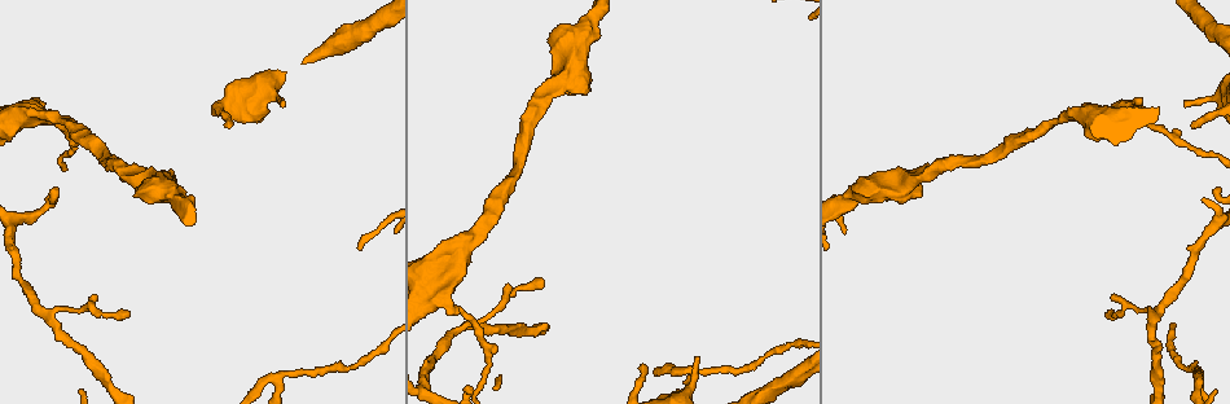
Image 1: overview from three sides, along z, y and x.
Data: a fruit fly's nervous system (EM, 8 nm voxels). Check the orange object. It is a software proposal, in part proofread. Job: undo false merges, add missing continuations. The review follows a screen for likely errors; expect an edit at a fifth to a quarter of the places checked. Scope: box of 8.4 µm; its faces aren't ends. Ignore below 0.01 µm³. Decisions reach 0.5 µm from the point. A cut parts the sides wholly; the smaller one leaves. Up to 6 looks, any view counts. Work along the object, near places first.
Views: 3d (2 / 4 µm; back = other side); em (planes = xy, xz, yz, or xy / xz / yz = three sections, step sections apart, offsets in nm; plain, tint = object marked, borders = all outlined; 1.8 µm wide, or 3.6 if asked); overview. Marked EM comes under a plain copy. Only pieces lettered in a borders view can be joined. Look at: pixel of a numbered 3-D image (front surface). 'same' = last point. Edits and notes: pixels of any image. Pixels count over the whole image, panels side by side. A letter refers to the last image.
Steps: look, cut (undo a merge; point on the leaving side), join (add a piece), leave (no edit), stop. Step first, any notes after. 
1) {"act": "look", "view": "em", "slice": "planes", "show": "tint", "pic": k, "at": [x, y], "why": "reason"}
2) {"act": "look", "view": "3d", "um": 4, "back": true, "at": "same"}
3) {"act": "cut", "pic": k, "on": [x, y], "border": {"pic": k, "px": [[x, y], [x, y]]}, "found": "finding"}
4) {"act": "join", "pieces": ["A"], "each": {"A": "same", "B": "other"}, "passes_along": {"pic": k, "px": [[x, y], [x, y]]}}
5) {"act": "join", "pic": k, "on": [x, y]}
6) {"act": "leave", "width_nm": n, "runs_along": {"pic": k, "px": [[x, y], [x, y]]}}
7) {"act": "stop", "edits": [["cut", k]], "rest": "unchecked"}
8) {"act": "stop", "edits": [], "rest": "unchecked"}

{"act": "look", "view": "3d", "um": 4, "pic": 1, "at": [475, 228], "why": "calibre changes"}

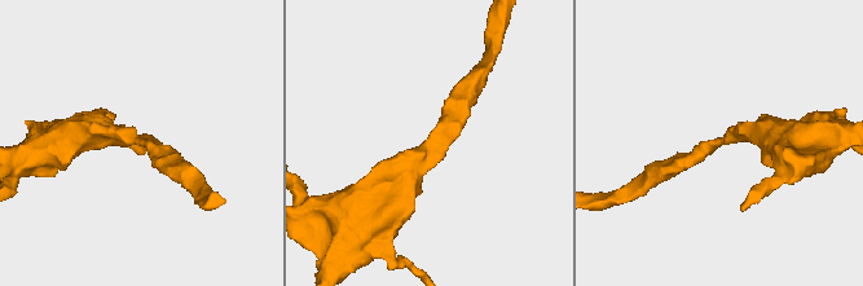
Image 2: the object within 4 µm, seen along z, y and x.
{"act": "look", "view": "em", "slice": "planes", "show": "tint", "pic": 2, "at": [426, 143], "arm_widths_nm": [240, 280]}

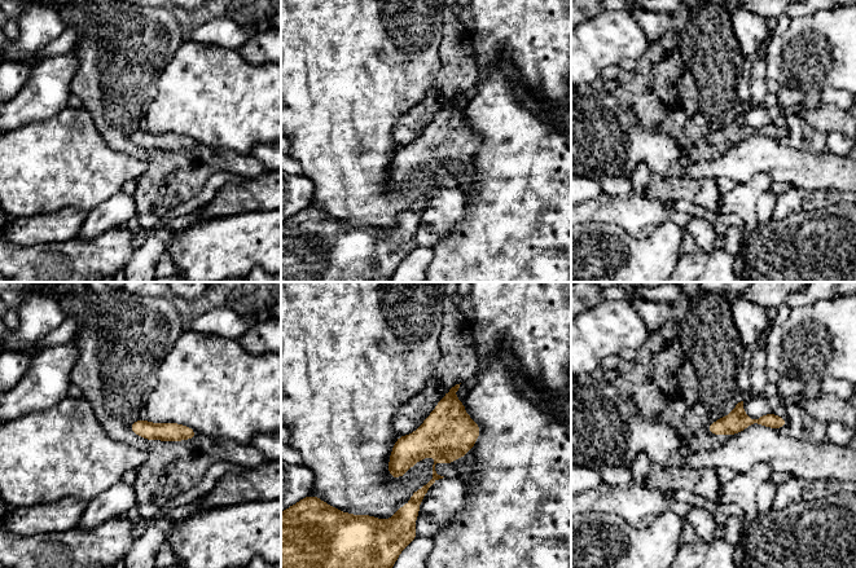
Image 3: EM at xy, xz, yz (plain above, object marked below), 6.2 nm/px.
{"act": "look", "view": "em", "slice": "planes", "show": "borders", "at": "same", "why": "what lies round it"}

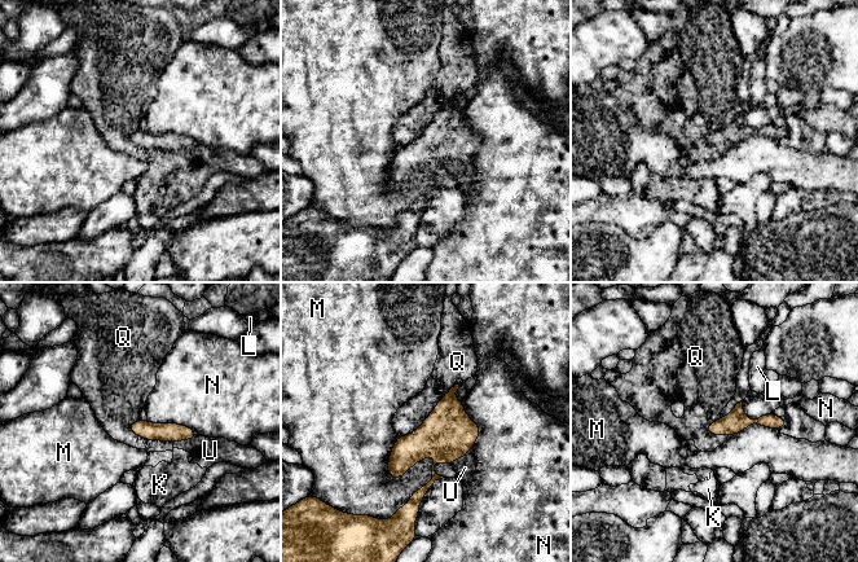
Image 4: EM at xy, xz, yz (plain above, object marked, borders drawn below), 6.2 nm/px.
{"act": "leave", "each": {"K": "other", "L": "other", "M": "other", "N": "other", "Q": "other", "U": "other"}, "border": {"pic": 4, "px": [[460, 382], [416, 430], [399, 437]]}, "found": "one neuron here"}

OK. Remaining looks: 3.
{"act": "look", "view": "3d", "um": 4, "pic": 1, "at": [1192, 126], "why": "branch stops here"}

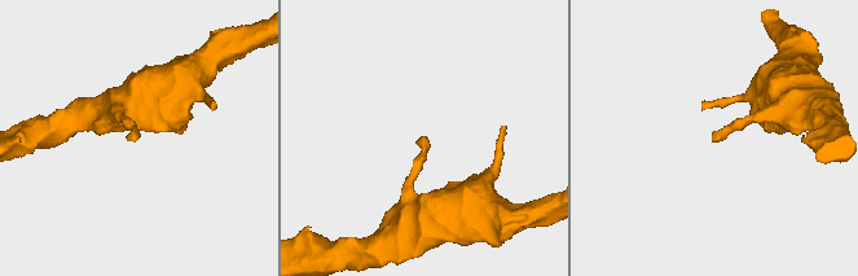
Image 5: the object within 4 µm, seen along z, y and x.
{"act": "look", "view": "em", "slice": "planes", "show": "borders", "pic": 5, "at": [713, 135], "why": "need the tissue"}

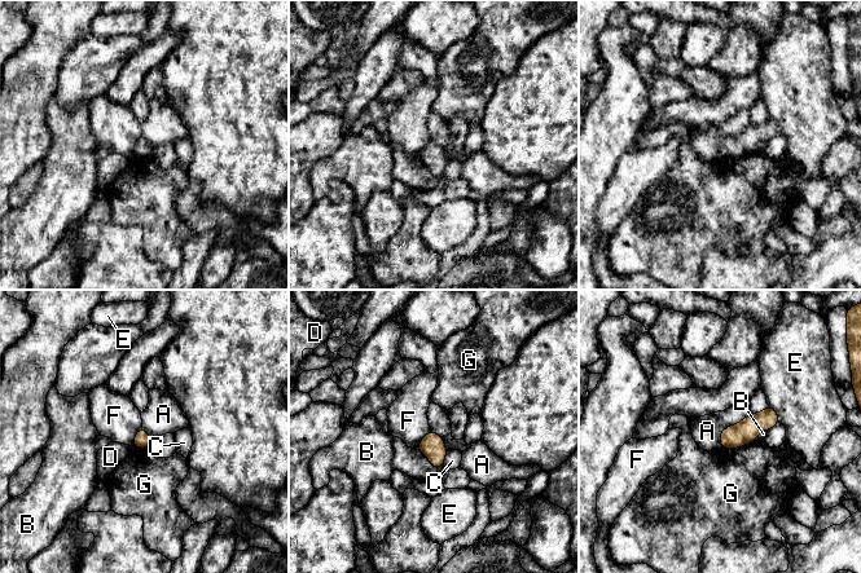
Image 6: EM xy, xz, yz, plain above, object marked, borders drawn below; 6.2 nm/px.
{"act": "leave", "each": {"A": "other", "B": "other", "C": "other", "D": "other", "E": "other", "F": "other", "G": "other"}, "border": {"pic": 6, "px": [[750, 413], [721, 431], [720, 448]]}, "found": "no lettered piece goes on from it"}

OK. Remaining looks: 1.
{"act": "stop", "edits": [], "rest": "unchecked"}

